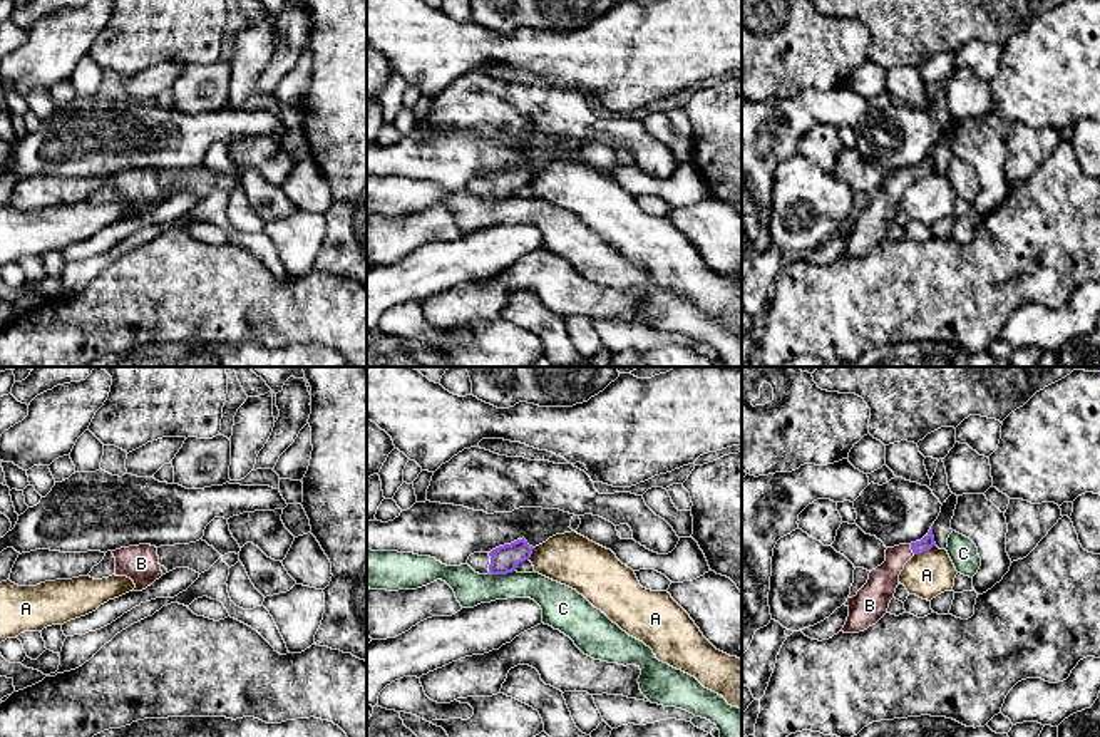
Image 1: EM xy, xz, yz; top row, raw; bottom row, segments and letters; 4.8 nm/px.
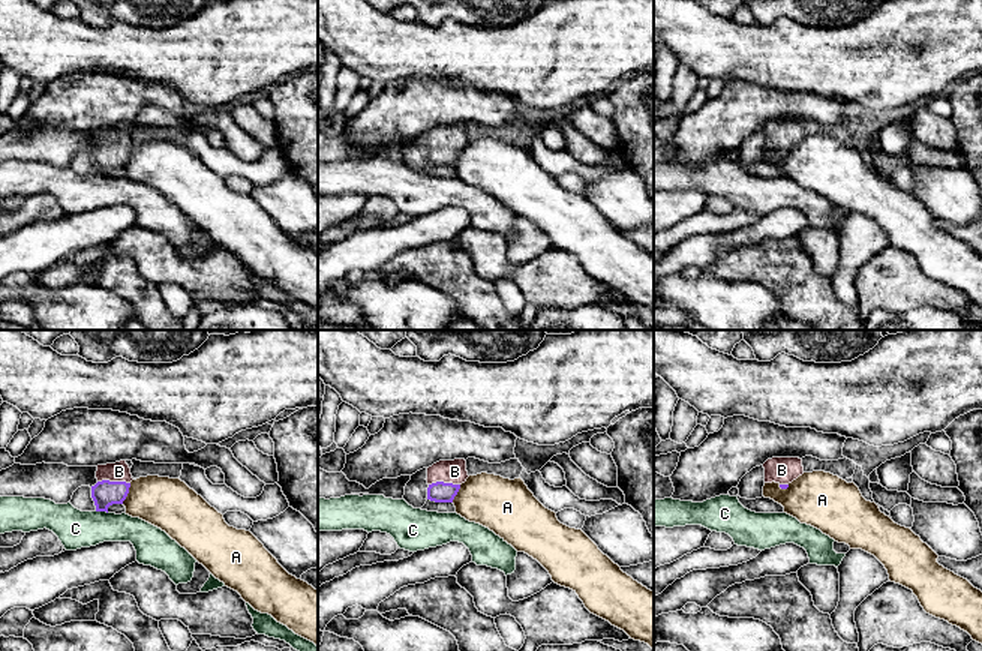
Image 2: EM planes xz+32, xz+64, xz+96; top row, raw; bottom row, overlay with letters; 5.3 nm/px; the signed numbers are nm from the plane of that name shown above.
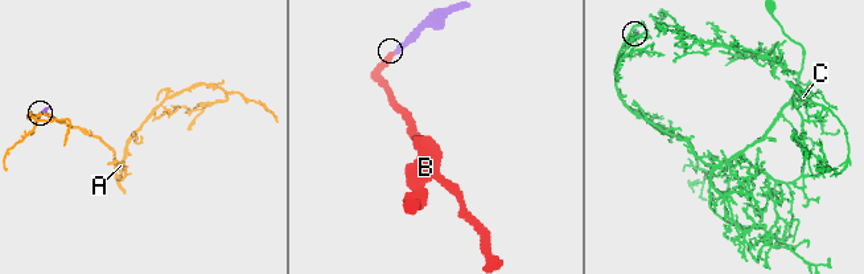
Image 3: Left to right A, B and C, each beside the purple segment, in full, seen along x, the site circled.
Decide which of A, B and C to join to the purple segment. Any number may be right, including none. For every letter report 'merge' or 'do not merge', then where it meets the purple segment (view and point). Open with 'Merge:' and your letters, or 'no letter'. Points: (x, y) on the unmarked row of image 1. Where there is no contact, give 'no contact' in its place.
Merge: B
A: do not merge | yz (925, 175)
B: merge | yz (911, 173)
C: do not merge | xz (501, 198)

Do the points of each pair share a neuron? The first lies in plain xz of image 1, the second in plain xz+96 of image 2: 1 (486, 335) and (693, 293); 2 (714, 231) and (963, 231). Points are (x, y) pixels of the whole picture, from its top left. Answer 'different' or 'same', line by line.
1: same
2: different

